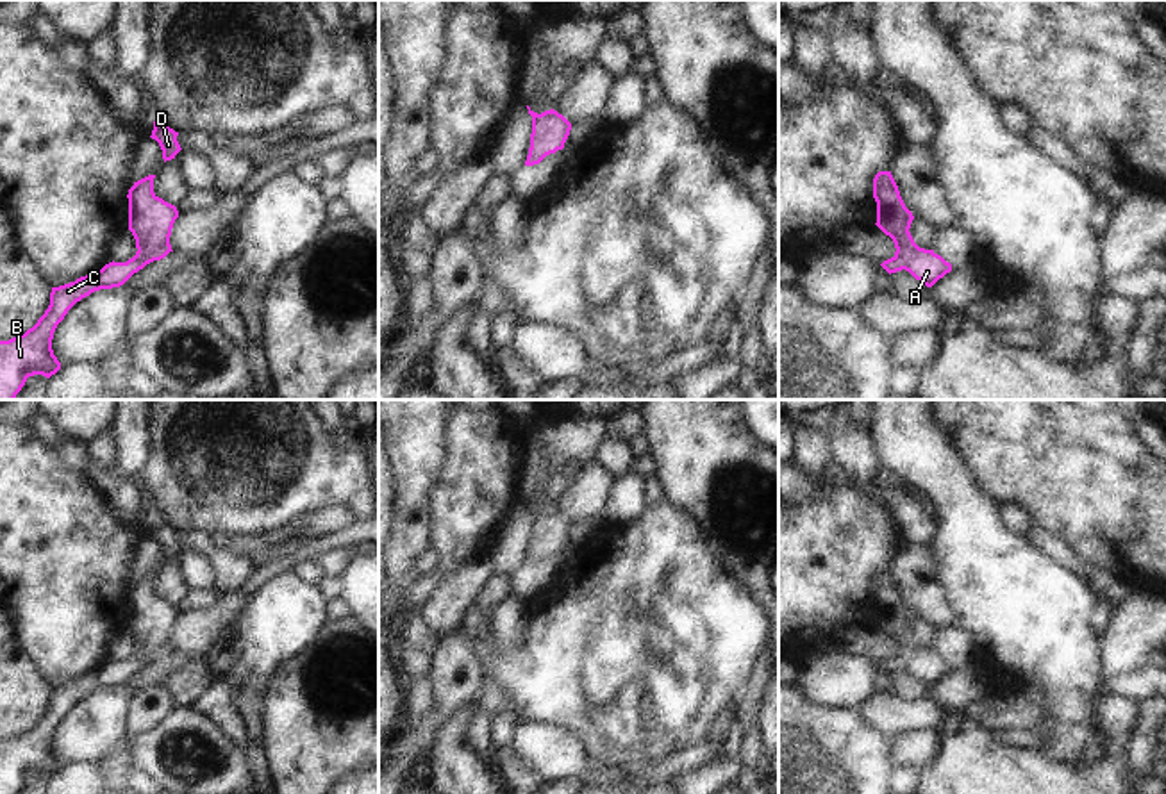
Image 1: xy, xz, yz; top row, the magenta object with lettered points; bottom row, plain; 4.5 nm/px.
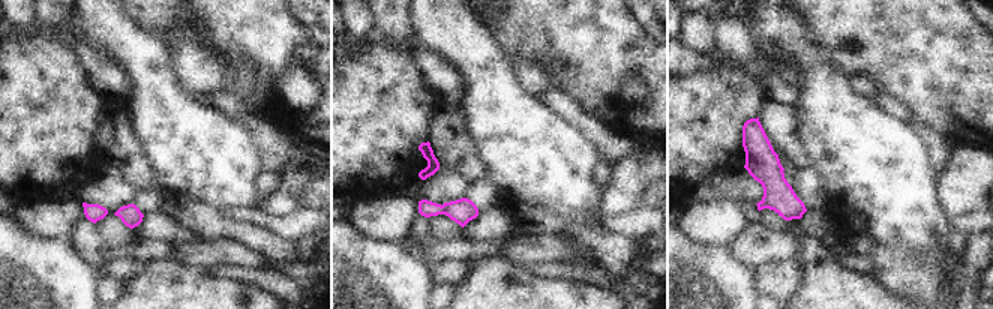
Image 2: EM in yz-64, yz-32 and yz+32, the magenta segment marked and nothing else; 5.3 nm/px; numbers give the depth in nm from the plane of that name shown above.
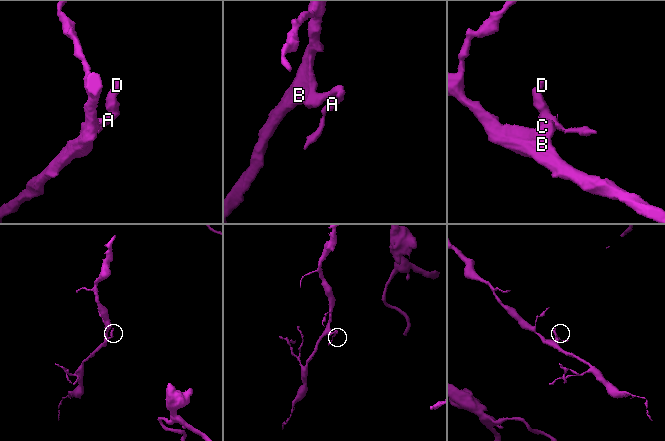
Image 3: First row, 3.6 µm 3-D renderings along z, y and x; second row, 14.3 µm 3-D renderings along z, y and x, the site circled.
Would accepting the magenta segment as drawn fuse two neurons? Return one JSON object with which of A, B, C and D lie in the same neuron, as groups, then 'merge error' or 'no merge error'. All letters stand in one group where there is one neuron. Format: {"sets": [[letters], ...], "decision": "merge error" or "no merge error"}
{"sets": [["A", "D"], ["B", "C"]], "decision": "merge error"}

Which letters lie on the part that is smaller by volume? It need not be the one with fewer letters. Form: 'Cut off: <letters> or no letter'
Cut off: A, D

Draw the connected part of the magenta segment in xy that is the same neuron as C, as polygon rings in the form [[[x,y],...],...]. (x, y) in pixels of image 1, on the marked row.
[[[137,257],[127,262],[112,261],[75,282],[52,287],[50,305],[37,323],[20,337],[0,341],[0,400],[14,400],[29,376],[50,378],[61,369],[52,350],[52,339],[57,325],[77,302],[95,291],[123,285],[143,268],[145,261]]]

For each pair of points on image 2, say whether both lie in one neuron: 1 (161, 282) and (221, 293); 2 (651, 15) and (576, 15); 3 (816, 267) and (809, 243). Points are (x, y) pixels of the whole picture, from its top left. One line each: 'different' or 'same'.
1: same
2: different
3: same

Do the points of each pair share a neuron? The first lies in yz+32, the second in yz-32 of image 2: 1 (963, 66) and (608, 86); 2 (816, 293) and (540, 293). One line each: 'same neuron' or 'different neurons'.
1: same neuron
2: same neuron

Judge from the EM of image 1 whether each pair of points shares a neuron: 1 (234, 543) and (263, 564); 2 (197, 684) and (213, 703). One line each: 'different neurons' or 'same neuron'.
1: same neuron
2: different neurons

